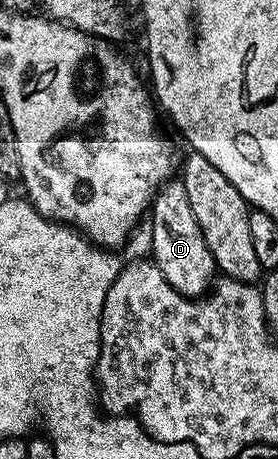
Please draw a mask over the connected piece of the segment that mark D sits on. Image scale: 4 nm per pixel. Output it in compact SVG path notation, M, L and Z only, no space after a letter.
M167 180L158 187L148 211L148 225L149 249L154 250L152 261L160 268L164 280L186 298L203 297L215 281L216 267L208 244L204 244L204 232L200 232L200 224L196 224L196 216L192 216L192 204L188 204L188 192L182 181Z

